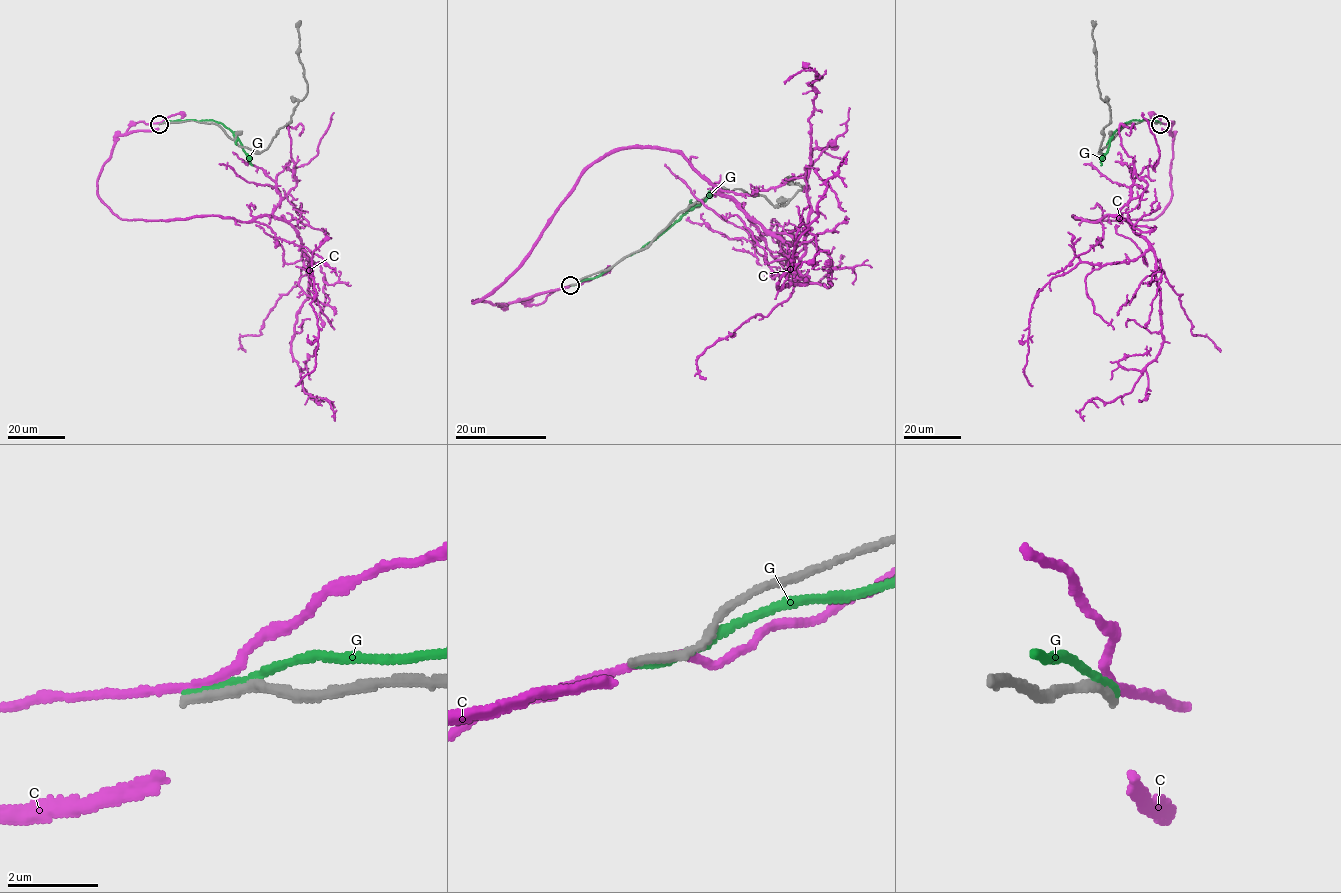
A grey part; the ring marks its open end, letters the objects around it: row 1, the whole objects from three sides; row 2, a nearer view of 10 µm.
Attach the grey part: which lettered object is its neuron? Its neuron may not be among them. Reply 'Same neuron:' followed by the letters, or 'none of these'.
Same neuron: none of these

